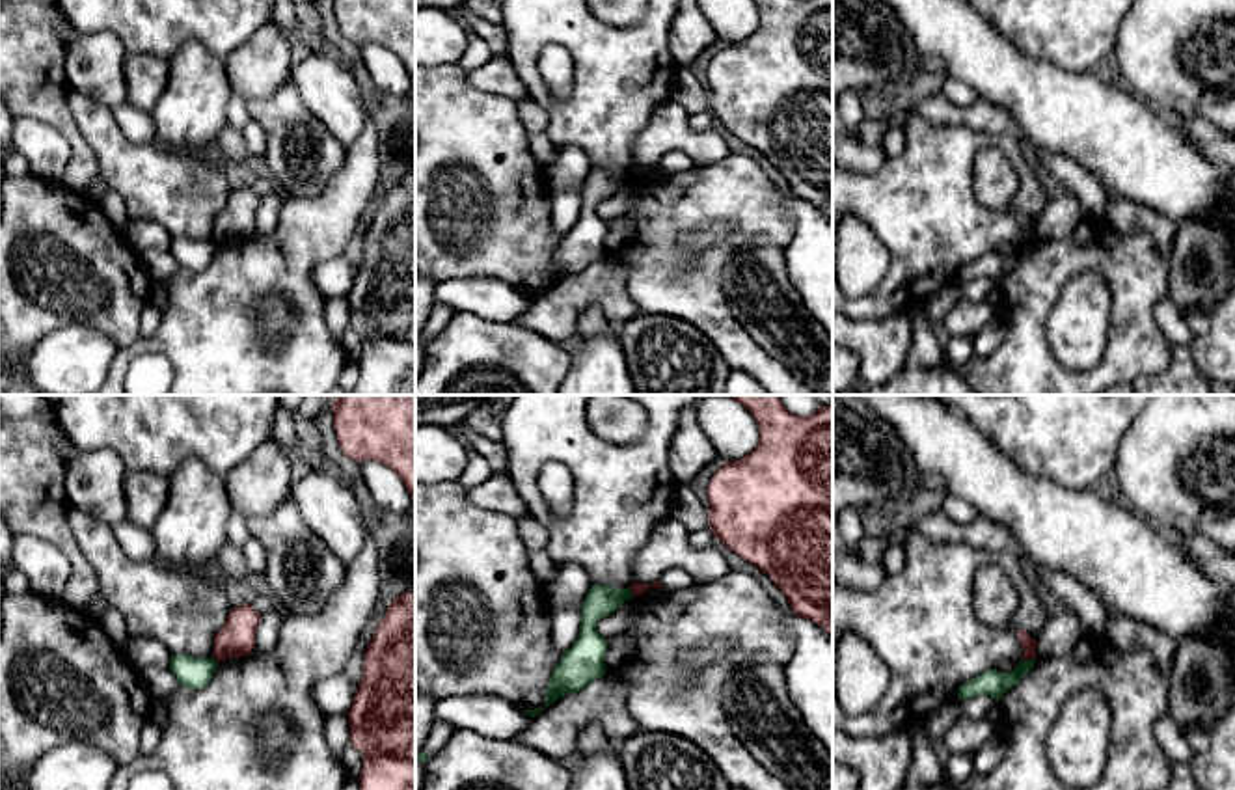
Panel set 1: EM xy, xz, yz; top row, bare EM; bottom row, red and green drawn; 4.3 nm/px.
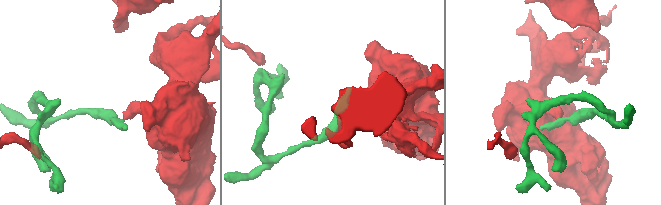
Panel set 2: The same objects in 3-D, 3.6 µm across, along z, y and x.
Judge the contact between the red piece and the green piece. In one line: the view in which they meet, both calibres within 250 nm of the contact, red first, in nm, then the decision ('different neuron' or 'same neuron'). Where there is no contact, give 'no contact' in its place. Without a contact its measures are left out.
yz | 60/120 nm | different neuron

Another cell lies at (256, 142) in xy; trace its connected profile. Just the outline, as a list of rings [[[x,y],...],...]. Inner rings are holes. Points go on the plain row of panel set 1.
[[[250,121],[244,129],[244,142],[250,157],[263,157],[266,151],[266,136],[257,121]]]

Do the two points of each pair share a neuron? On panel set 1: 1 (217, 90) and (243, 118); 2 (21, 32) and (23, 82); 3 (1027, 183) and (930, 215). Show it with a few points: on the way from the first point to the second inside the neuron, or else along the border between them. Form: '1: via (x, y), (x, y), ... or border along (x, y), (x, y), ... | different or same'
1: border along (233, 94), (228, 103), (226, 122) | different
2: via (21, 45), (23, 69) | same
3: via (1012, 211), (1004, 218), (958, 218) | same

